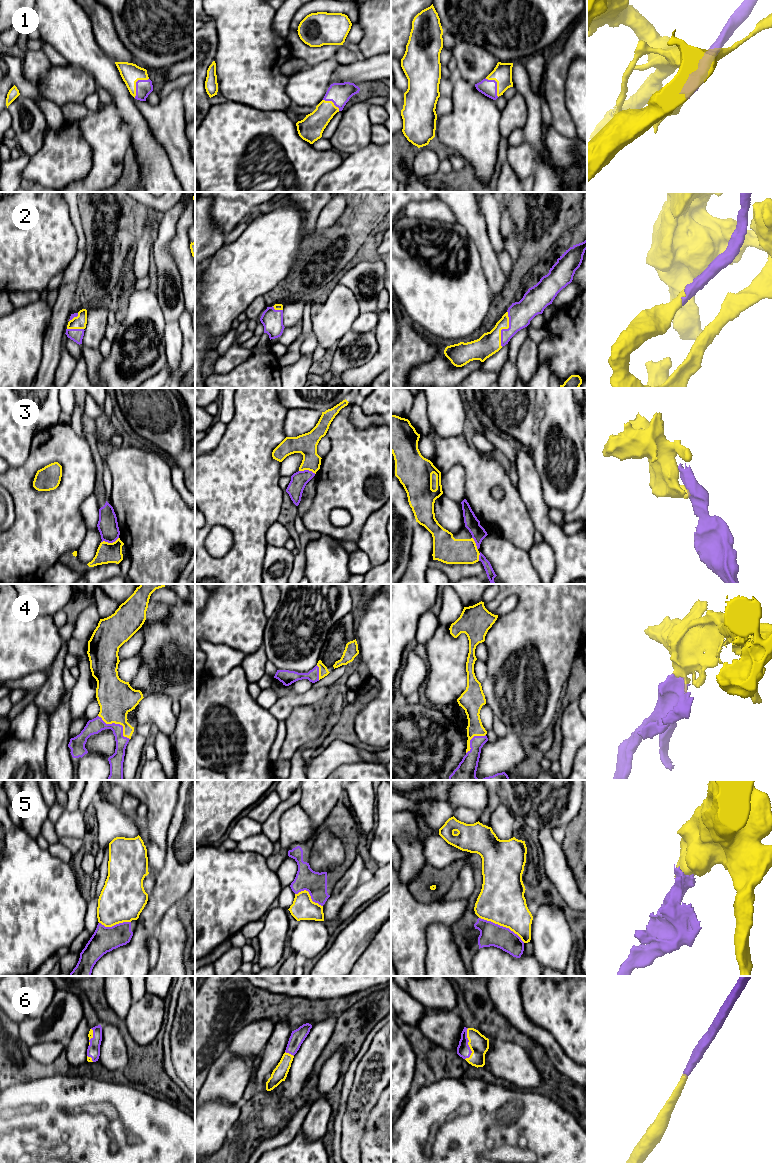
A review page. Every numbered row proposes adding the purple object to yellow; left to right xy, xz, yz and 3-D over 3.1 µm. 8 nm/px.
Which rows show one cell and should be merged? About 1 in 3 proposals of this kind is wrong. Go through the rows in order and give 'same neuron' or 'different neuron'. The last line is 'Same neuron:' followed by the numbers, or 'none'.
1: same neuron
2: same neuron
3: different neuron
4: same neuron
5: different neuron
6: same neuron
Same neuron: 1, 2, 4, 6

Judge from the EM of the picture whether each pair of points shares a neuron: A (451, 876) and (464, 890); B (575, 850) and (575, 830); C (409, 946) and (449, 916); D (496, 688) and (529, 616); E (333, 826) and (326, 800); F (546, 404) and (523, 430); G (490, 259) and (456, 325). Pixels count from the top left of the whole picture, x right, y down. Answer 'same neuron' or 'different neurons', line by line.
A: different neurons
B: same neuron
C: same neuron
D: same neuron
E: different neurons
F: different neurons
G: different neurons

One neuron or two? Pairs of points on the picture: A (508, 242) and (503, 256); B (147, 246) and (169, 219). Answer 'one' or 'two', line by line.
A: two
B: two

